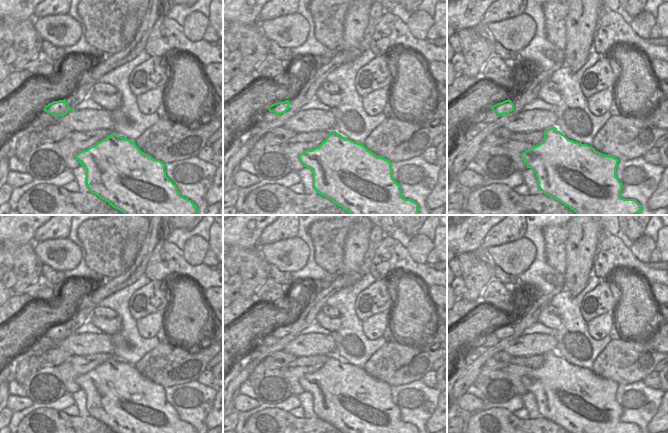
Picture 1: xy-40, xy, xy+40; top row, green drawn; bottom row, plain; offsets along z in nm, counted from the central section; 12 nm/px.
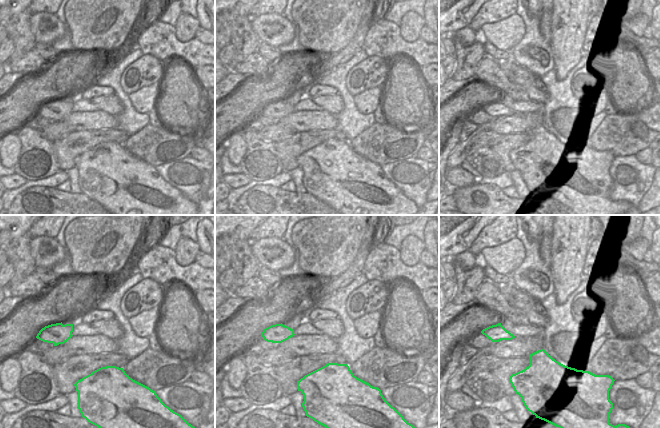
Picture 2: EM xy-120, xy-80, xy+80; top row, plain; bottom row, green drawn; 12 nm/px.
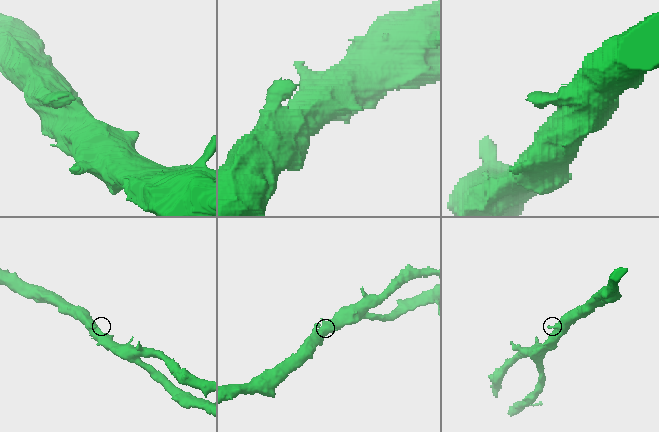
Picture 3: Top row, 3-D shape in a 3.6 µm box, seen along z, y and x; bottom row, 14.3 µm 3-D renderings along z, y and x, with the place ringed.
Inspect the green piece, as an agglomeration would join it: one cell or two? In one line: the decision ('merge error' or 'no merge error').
no merge error

